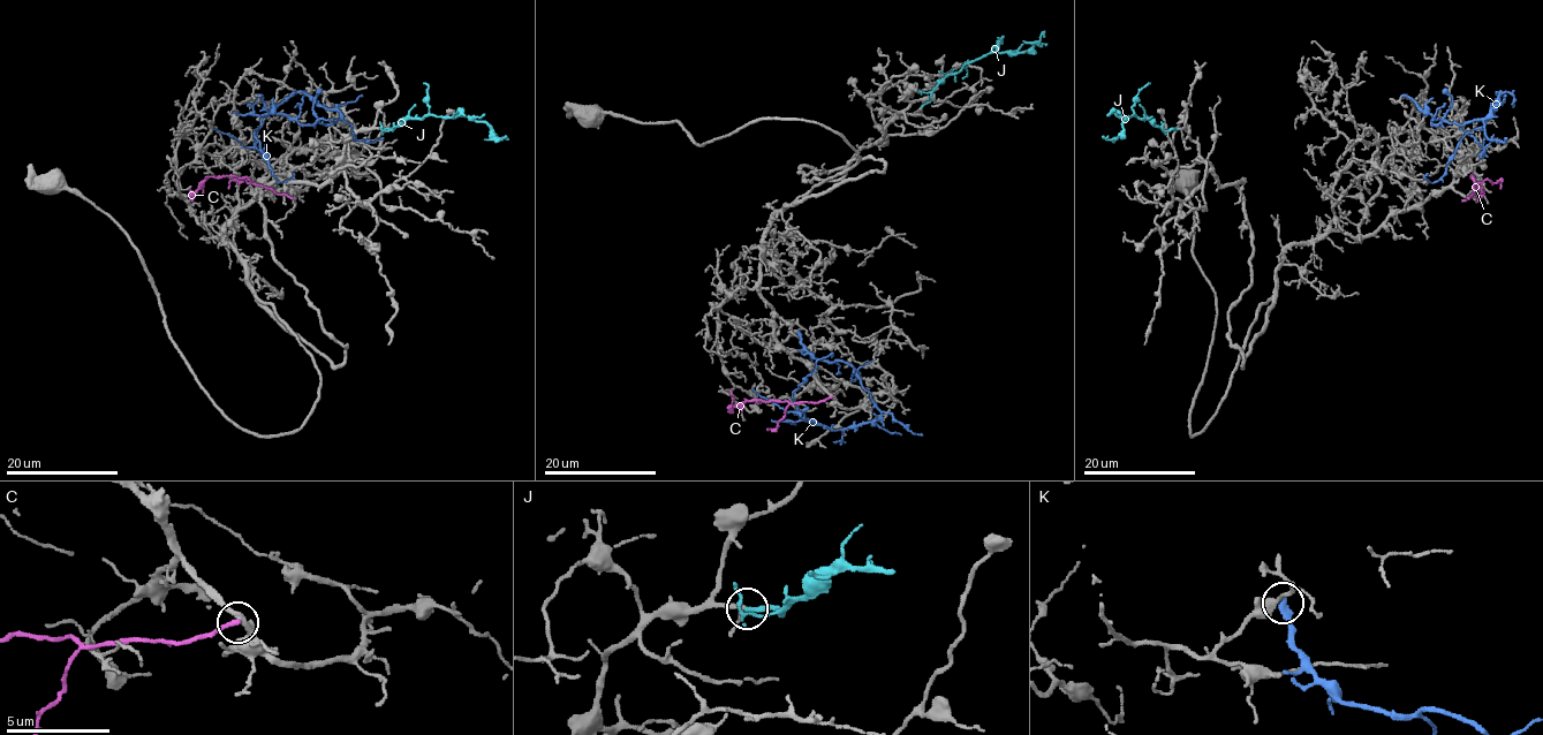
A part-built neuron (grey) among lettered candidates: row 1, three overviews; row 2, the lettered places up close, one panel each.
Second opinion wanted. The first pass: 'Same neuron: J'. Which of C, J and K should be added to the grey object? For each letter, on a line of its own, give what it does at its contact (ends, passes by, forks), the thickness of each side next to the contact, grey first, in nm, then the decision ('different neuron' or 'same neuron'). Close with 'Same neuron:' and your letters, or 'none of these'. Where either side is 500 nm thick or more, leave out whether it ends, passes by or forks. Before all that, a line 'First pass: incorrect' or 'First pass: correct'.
First pass: correct
C: it ends; calibres 300 and 240 nm; different neuron
J: it ends; calibres 180 and 240 nm; same neuron
K: it ends; calibres 320 and 320 nm; different neuron
Same neuron: J

